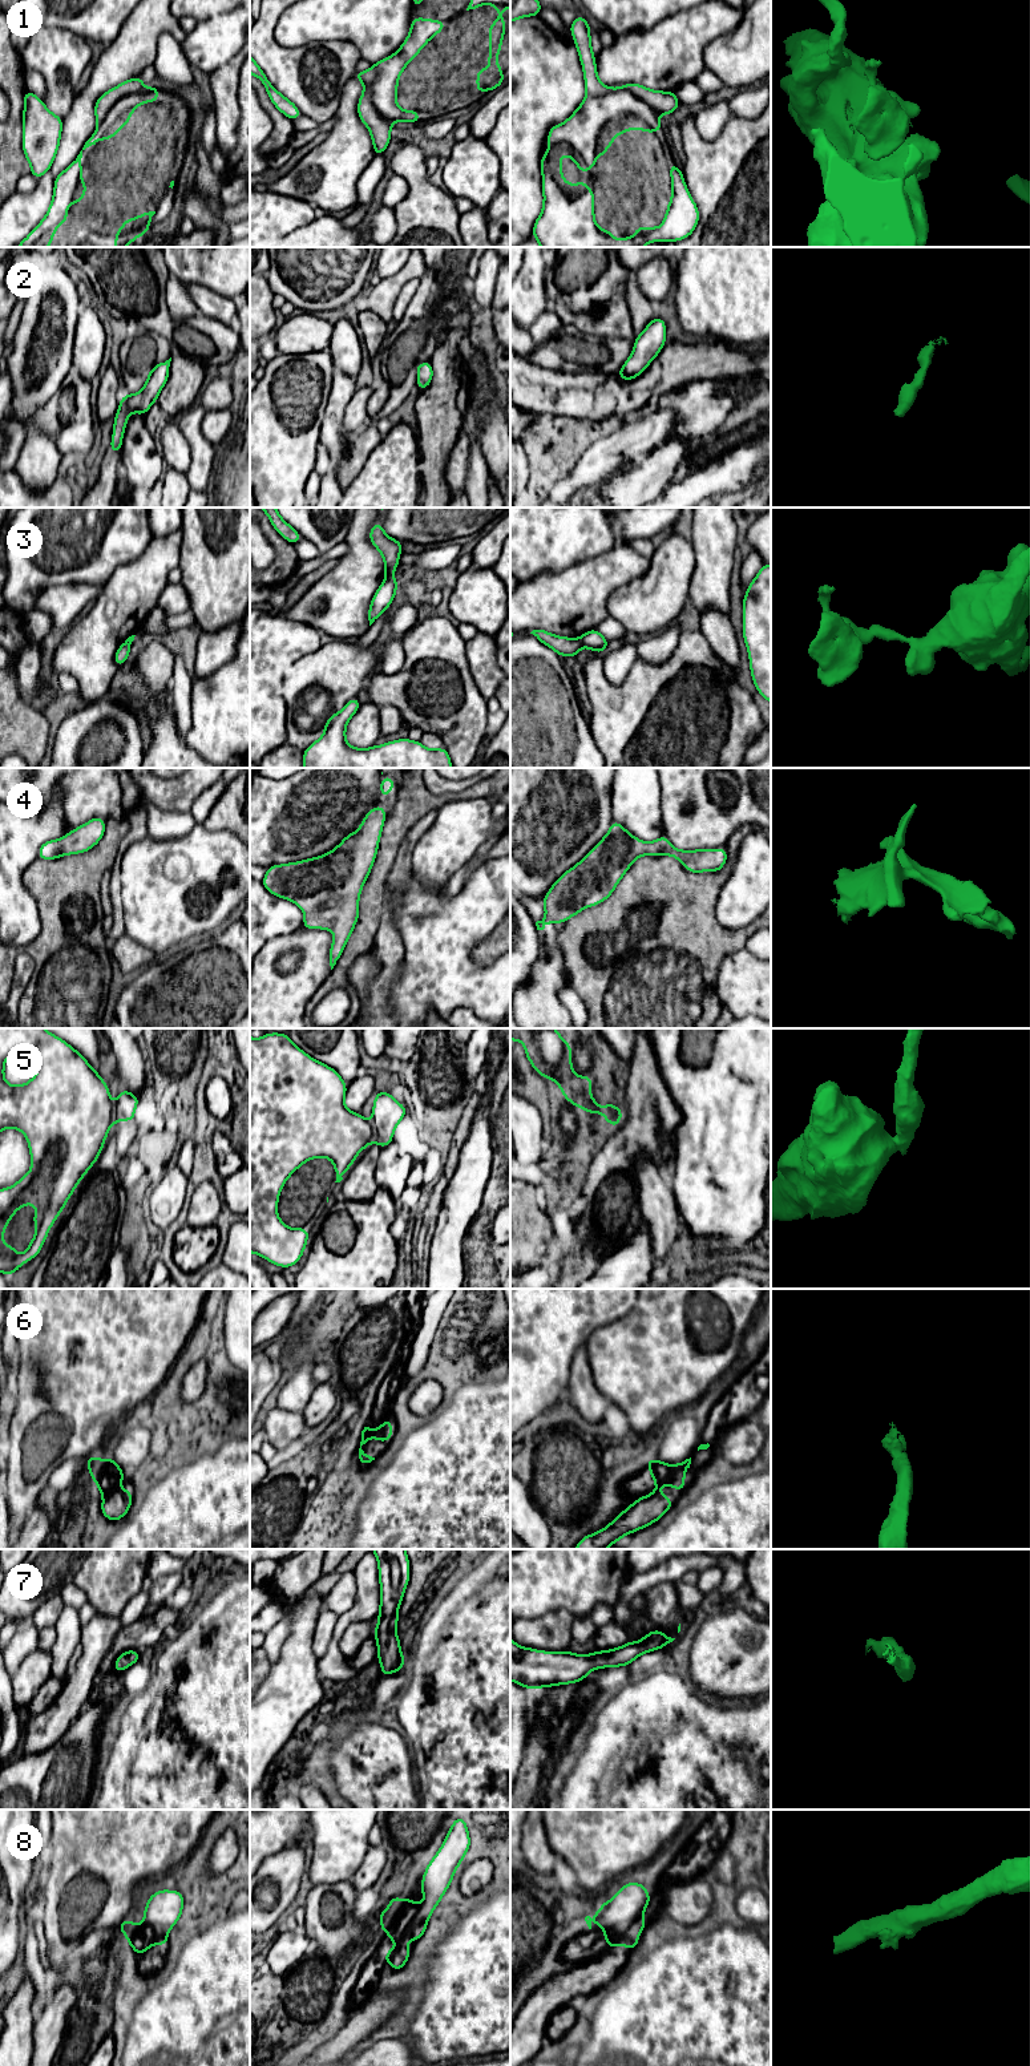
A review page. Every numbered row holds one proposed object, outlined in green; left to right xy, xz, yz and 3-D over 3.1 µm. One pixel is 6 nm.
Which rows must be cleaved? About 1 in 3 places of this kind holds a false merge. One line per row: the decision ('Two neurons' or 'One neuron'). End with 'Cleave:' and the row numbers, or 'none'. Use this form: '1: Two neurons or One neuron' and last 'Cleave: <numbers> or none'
1: Two neurons
2: One neuron
3: Two neurons
4: One neuron
5: Two neurons
6: One neuron
7: One neuron
8: Two neurons
Cleave: 1, 3, 5, 8

